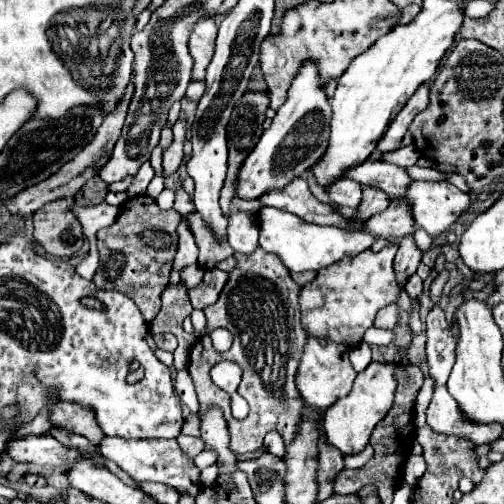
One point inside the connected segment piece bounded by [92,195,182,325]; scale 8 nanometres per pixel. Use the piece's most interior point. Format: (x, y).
(136, 253)

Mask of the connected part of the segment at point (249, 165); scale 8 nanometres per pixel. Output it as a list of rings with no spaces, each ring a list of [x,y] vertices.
[[[304,63],[292,87],[288,91],[286,103],[278,109],[270,129],[266,129],[252,149],[252,153],[244,159],[236,177],[236,197],[244,201],[258,199],[270,191],[284,189],[292,179],[302,177],[318,159],[324,155],[330,135],[330,101],[324,93],[324,87],[318,85],[318,69],[314,63]]]

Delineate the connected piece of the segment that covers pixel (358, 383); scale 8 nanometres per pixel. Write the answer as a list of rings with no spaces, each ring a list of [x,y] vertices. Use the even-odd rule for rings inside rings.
[[[370,363],[362,373],[358,373],[352,393],[344,399],[338,399],[336,405],[328,409],[324,415],[324,433],[326,441],[340,449],[344,455],[360,453],[374,431],[374,427],[384,419],[384,415],[390,411],[394,403],[394,391],[396,391],[396,379],[394,379],[394,365],[384,363]]]

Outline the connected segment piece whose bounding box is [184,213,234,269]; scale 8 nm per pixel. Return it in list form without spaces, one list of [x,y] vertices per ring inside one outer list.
[[[198,213],[186,215],[184,219],[188,219],[188,225],[192,227],[192,233],[196,237],[196,245],[200,249],[198,265],[202,269],[212,269],[212,267],[216,267],[216,263],[224,261],[226,257],[230,257],[234,253],[234,249],[228,245],[226,239],[224,239],[224,243],[216,243],[216,239],[212,239],[212,231],[208,231],[208,225],[204,223],[204,219]]]

